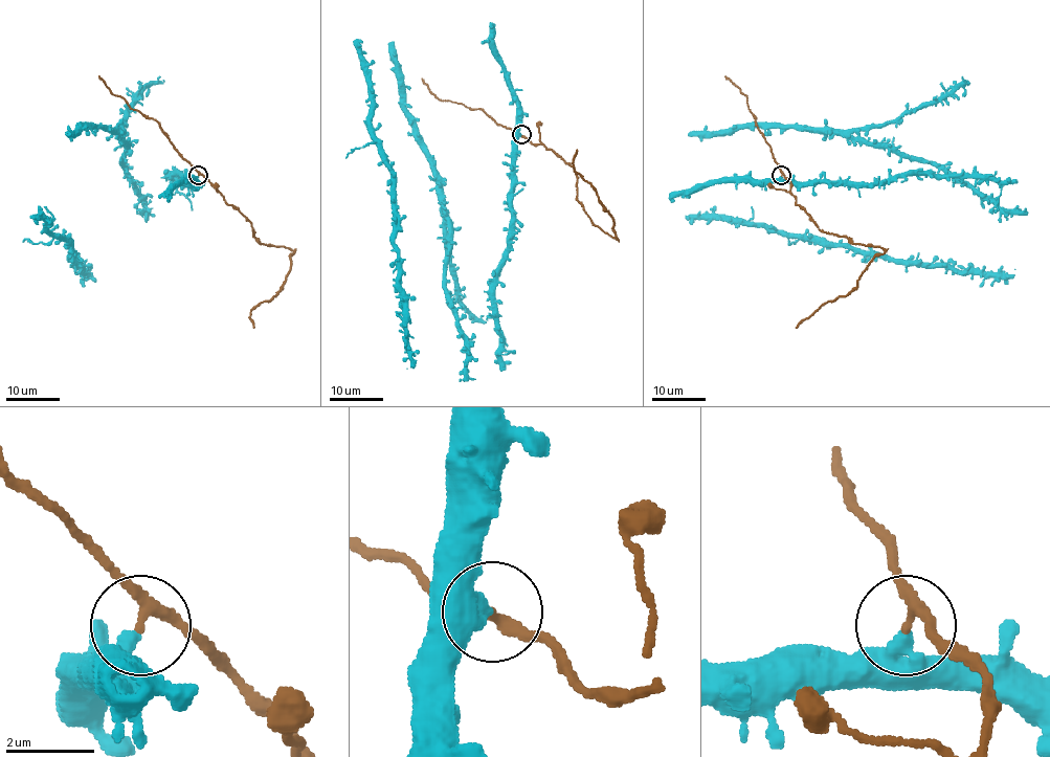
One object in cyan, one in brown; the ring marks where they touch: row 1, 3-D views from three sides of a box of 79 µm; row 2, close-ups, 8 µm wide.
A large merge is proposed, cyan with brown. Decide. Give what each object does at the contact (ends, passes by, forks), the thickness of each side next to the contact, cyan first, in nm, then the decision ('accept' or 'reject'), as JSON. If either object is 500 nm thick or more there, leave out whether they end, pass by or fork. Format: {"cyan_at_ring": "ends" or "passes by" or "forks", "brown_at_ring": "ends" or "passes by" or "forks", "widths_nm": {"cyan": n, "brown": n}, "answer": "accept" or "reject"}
{"cyan_at_ring": "ends", "brown_at_ring": "passes by", "widths_nm": {"cyan": 420, "brown": 240}, "answer": "reject"}

